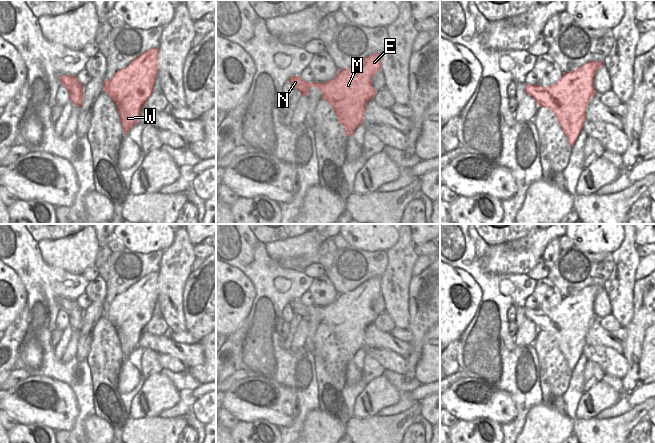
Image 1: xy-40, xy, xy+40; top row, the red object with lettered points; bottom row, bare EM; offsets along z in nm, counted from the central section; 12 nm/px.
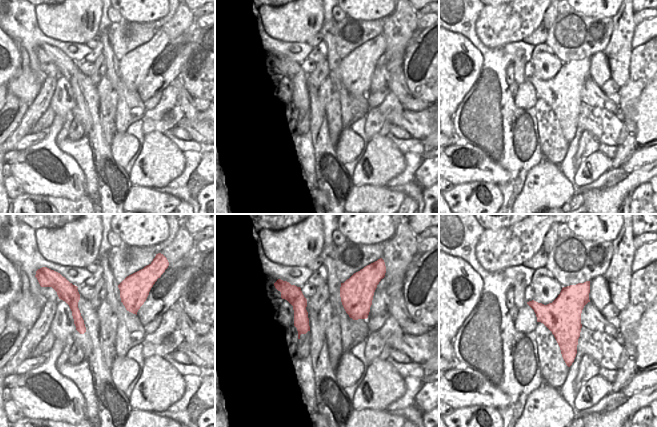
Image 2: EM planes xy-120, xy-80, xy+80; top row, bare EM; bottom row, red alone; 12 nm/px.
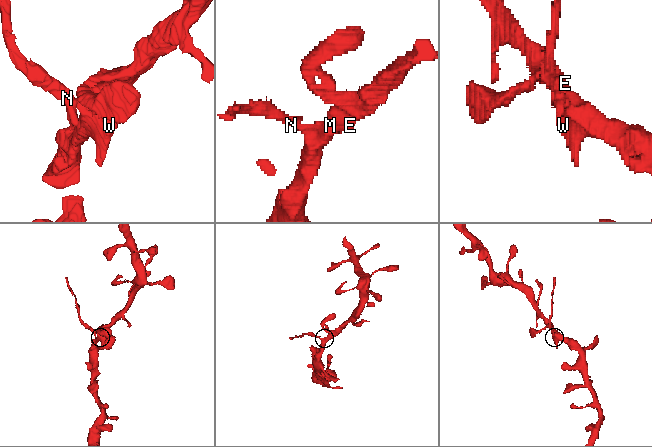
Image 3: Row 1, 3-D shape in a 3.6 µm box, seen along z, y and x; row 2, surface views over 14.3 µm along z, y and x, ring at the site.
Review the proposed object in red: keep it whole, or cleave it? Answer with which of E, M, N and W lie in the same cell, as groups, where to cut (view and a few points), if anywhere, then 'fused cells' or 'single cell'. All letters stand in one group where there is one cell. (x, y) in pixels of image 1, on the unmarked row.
groups E M W / N; cut xy (311, 311), (305, 311), (302, 318); fused cells

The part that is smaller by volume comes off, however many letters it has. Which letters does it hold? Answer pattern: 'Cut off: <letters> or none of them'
Cut off: N

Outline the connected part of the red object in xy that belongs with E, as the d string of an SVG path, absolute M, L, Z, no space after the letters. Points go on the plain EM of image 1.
M374 277L339 295L333 303L315 309L321 316L321 323L332 330L347 362L363 347L365 329L376 318L371 304L380 293L381 278Z

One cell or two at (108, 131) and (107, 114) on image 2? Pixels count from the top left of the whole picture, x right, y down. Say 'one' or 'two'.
one

